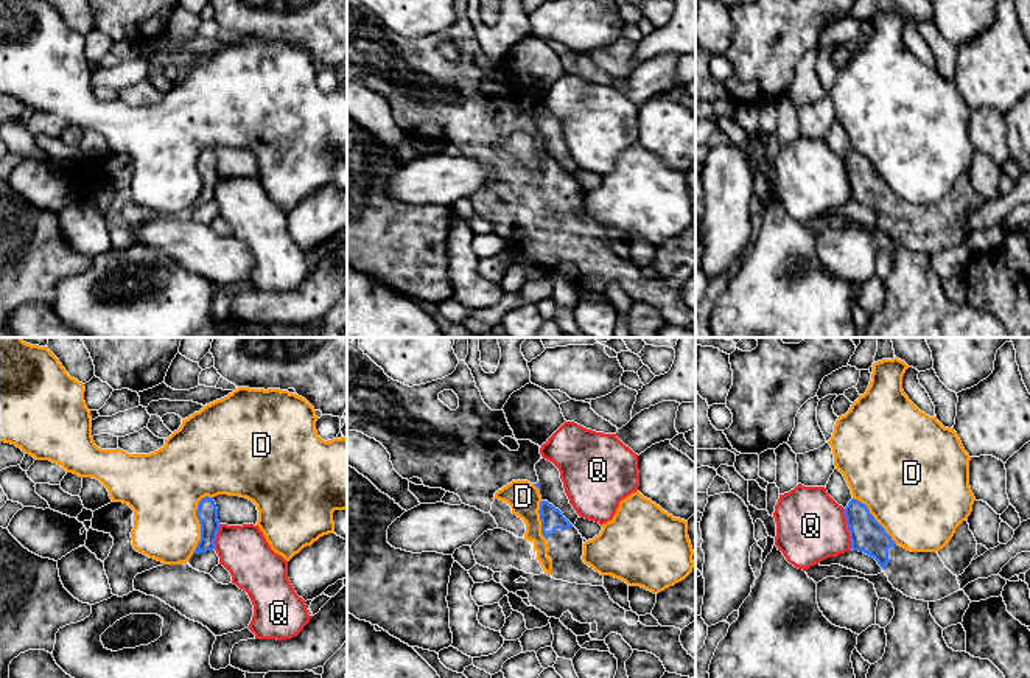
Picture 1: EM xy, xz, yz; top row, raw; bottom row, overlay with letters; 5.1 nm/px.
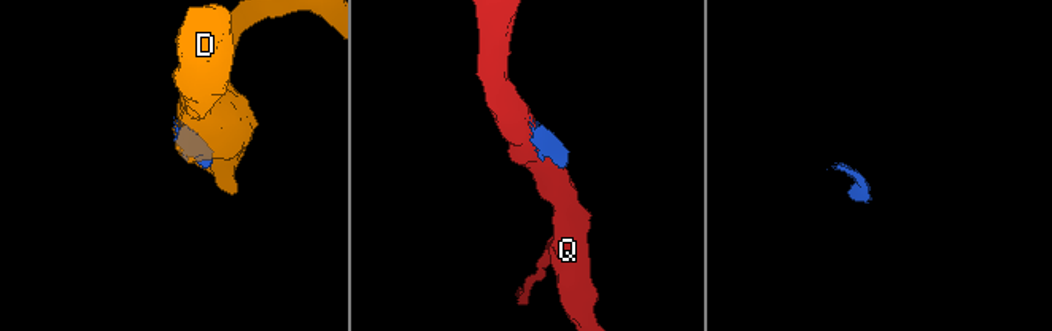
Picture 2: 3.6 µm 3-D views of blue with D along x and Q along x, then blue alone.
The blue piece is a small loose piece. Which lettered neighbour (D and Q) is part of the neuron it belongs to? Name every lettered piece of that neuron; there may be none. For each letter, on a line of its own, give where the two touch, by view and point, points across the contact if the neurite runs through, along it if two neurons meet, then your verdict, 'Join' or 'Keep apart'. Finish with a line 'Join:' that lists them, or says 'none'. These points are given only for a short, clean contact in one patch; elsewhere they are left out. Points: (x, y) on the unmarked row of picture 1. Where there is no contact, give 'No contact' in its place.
D: Touches blue at xy (199, 174). Keep apart
Q: Touches blue at yz (848, 181). Keep apart
Join: none

